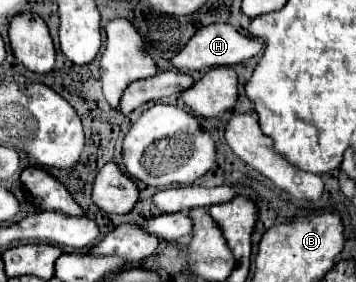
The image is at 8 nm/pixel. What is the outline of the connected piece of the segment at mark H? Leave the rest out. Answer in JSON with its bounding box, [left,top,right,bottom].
[172,23,264,71]

